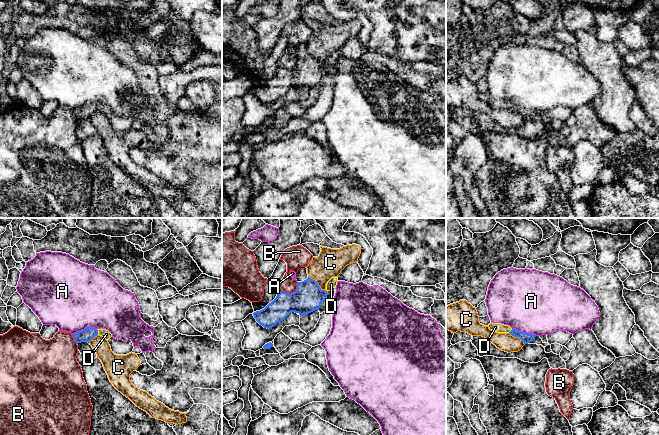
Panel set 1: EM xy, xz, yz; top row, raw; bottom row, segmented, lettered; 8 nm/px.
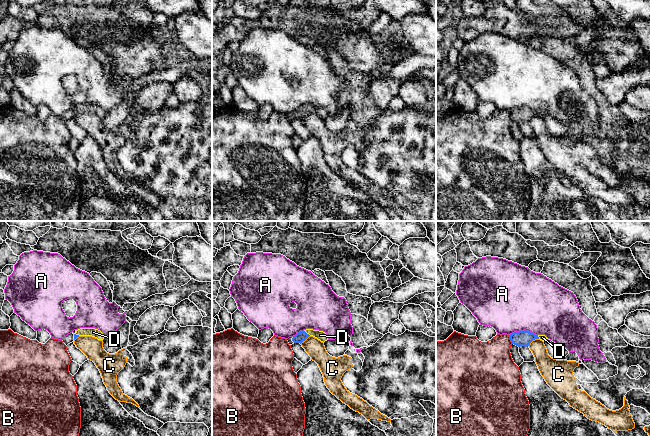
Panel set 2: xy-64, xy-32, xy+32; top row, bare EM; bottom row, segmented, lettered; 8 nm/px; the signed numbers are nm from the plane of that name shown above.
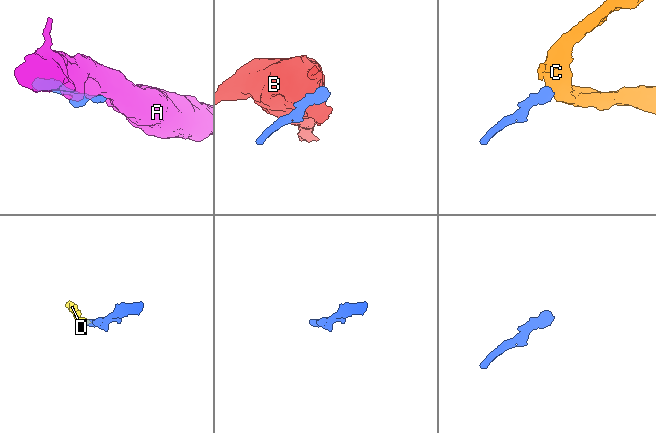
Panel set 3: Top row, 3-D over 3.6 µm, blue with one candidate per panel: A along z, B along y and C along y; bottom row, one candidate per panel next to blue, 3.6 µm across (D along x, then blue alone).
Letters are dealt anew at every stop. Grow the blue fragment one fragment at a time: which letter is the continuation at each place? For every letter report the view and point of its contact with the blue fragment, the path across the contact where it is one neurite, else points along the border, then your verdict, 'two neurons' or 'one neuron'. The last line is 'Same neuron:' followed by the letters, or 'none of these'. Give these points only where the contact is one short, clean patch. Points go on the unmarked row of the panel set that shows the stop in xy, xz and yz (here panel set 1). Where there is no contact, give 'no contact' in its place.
A: yz (523, 108) | along yz (512, 103), (536, 111) | two neurons
B: xz (291, 69) | along xz (298, 58), (297, 64), (294, 67), (278, 69) | two neurons
C: xz (317, 60) | along xz (308, 52), (327, 69) | two neurons
D: xy (97, 108) | across xy (86, 111), (91, 108), (97, 108), (106, 110) | one neuron
Same neuron: D

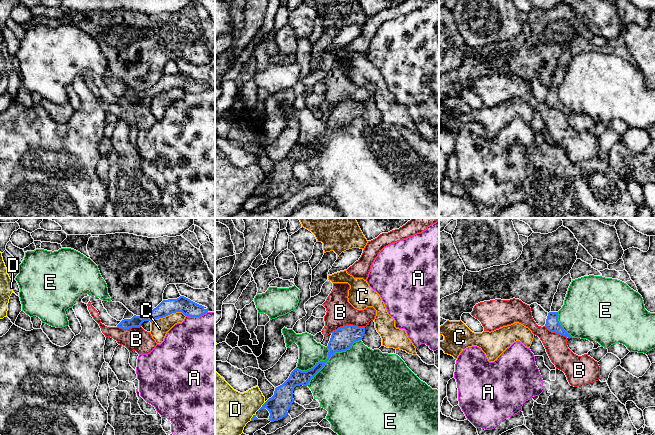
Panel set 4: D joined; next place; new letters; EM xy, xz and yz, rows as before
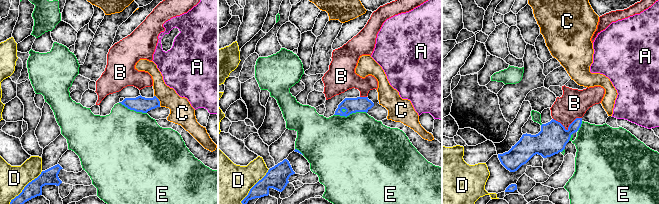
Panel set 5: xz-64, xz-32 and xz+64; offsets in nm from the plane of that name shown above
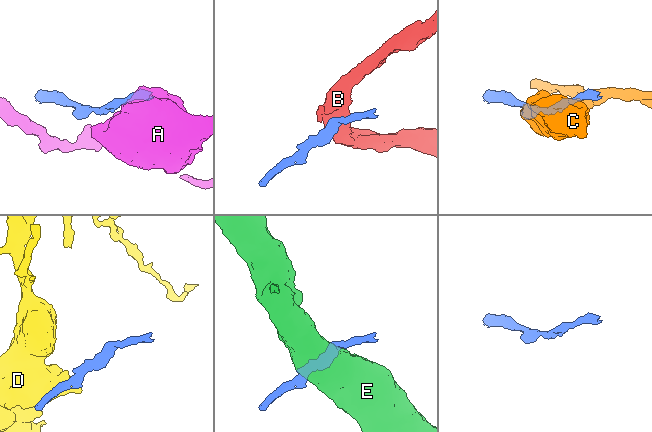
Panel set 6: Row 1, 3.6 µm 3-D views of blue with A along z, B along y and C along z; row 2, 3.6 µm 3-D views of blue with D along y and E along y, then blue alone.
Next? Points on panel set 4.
A: xy (196, 92) | along xy (207, 87), (199, 92), (186, 92) | two neurons
B: xz (347, 101) | along xz (364, 102), (343, 101), (331, 108) | two neurons
C: xy (168, 90) | along xy (185, 91), (181, 88), (172, 88), (156, 94), (151, 99) | two neurons
D: xz (262, 182) | two neurons
E: xz (330, 132) | along xz (360, 115), (356, 116), (349, 124), (336, 127), (306, 161) | two neurons
Same neuron: none of these

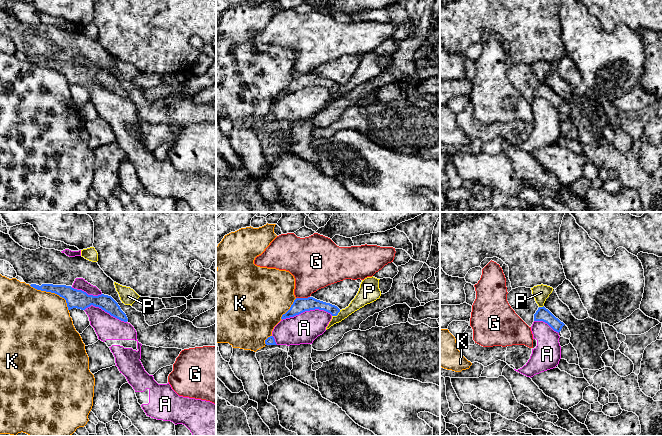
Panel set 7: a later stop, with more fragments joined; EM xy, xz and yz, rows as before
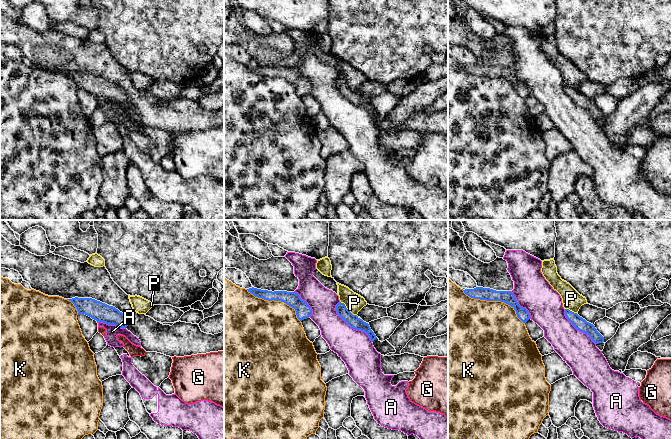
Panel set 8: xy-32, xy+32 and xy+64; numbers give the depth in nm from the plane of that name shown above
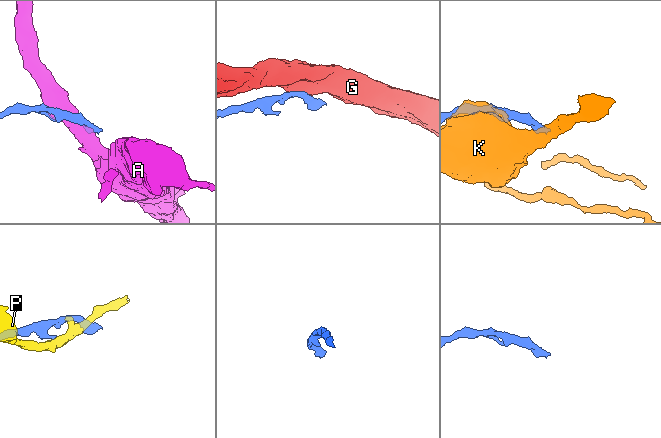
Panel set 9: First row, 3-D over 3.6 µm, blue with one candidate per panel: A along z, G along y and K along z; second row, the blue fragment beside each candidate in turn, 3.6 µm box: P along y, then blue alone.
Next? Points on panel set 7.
A: xz (307, 86) | two neurons
G: xz (302, 74) | along xz (309, 72), (296, 74) | two neurons
K: xy (52, 68) | two neurons
P: xz (336, 91) | along xz (340, 86), (336, 91), (332, 92) | two neurons
Same neuron: none of these

